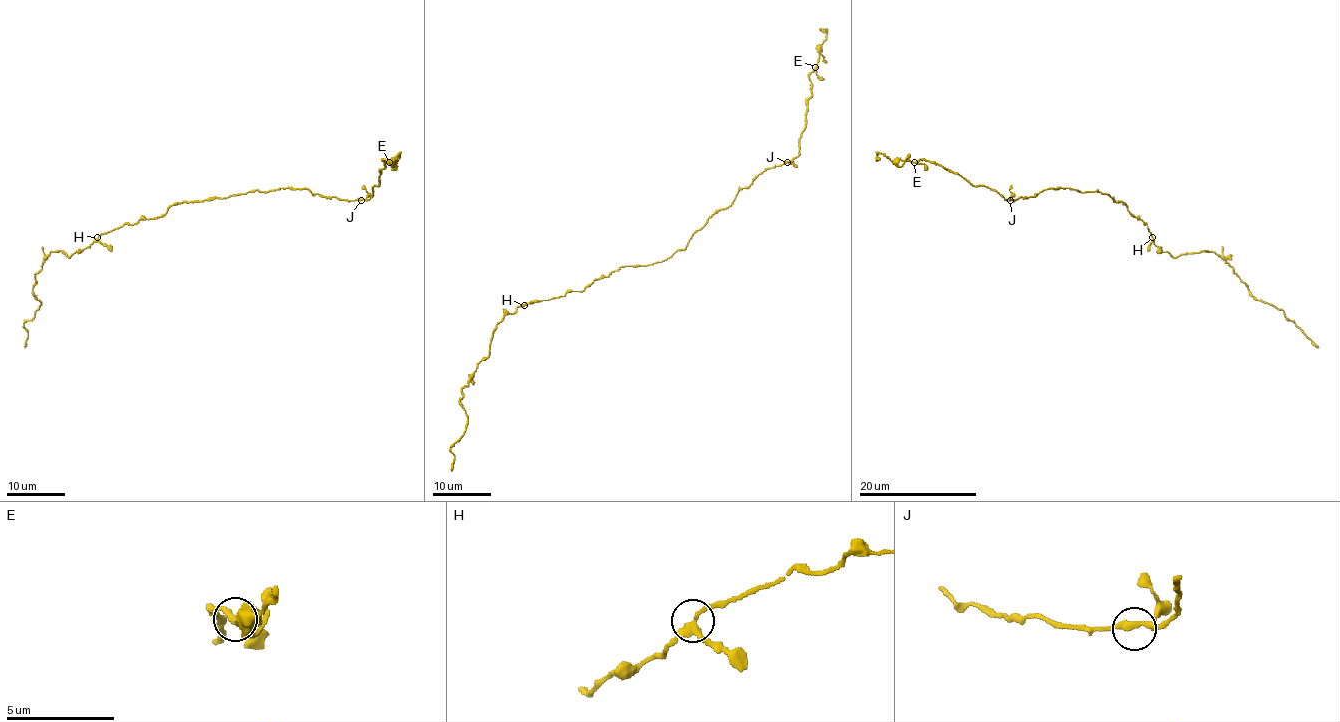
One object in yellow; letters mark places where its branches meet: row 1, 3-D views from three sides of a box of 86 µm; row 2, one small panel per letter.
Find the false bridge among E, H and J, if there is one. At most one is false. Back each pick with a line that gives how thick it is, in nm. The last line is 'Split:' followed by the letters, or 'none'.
Split: none

